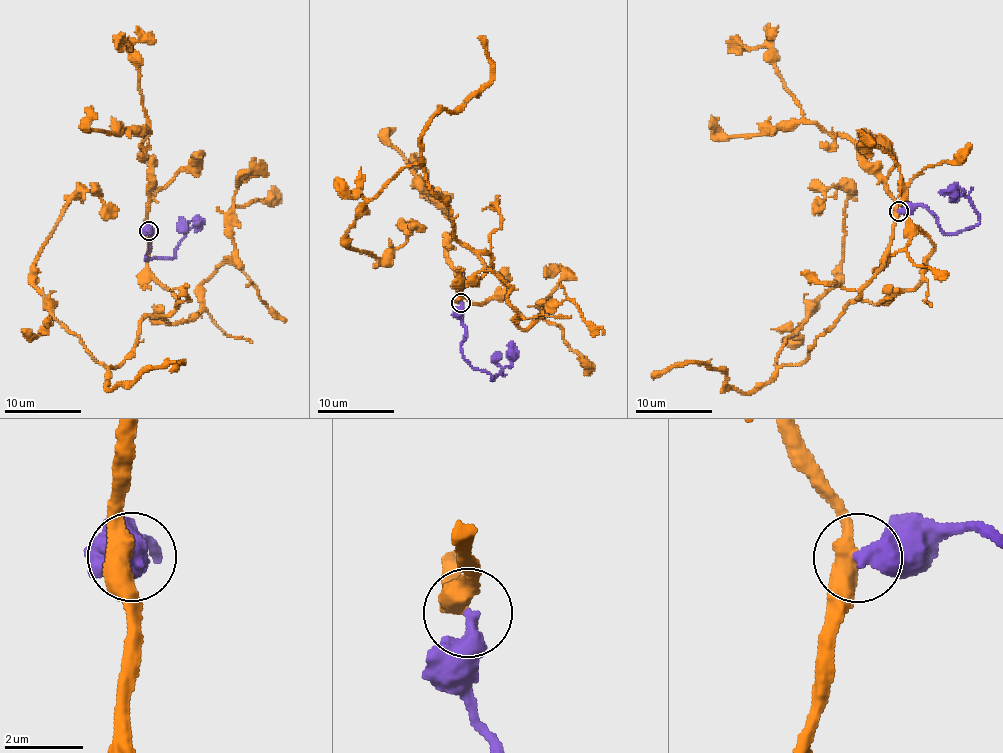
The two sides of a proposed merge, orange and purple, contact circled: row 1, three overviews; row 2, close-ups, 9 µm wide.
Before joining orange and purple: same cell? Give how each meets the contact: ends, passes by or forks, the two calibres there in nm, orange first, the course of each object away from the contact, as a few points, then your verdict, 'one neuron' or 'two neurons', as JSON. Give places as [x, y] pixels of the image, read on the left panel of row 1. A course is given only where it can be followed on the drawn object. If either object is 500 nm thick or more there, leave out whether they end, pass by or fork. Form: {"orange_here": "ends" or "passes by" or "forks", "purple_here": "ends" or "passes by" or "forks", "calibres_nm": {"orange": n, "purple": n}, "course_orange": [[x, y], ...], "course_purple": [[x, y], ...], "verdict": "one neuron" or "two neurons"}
{"orange_here": "passes by", "purple_here": "ends", "calibres_nm": {"orange": 440, "purple": 480}, "course_orange": [[149, 229], [147, 270], [176, 308], [149, 314], [107, 366], [34, 279], [72, 198], [96, 191], [107, 219]], "course_purple": [[149, 231], [150, 228], [151, 239], [145, 258], [170, 259], [176, 254], [176, 247], [196, 222], [199, 223]], "verdict": "one neuron"}

